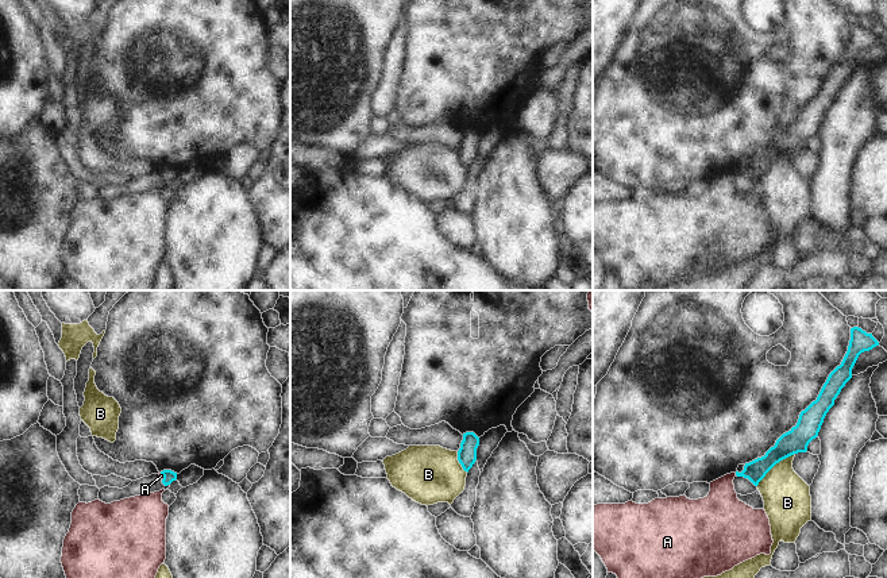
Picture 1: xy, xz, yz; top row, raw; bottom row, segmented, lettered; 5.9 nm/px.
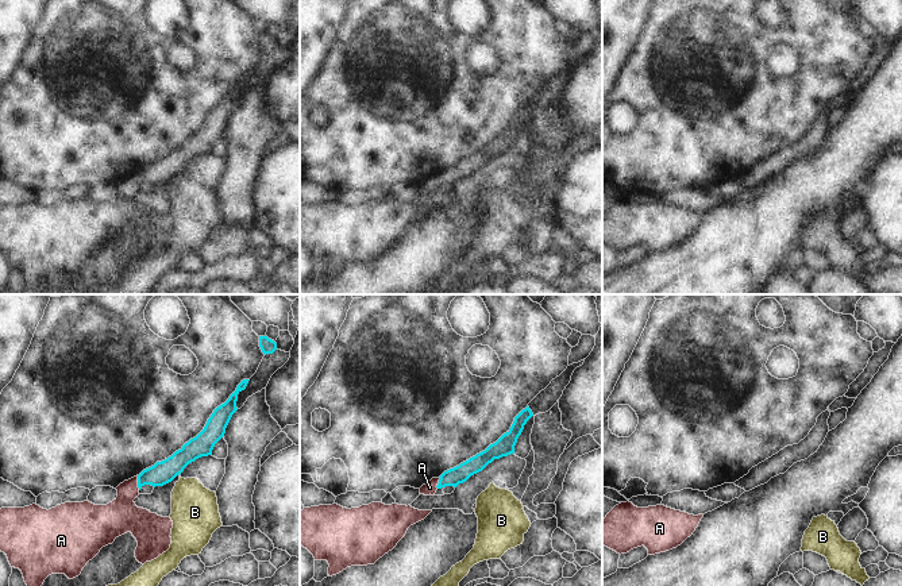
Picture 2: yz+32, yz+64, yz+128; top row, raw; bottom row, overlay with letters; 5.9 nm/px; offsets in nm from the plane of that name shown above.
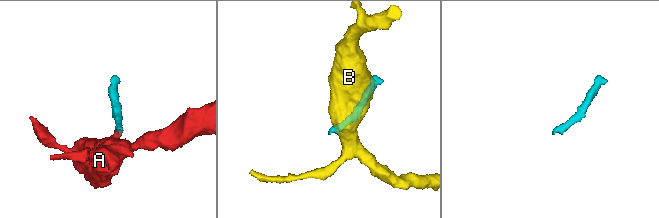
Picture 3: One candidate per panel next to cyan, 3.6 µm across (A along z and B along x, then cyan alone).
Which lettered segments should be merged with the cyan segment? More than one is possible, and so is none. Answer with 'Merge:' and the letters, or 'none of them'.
Merge: A

